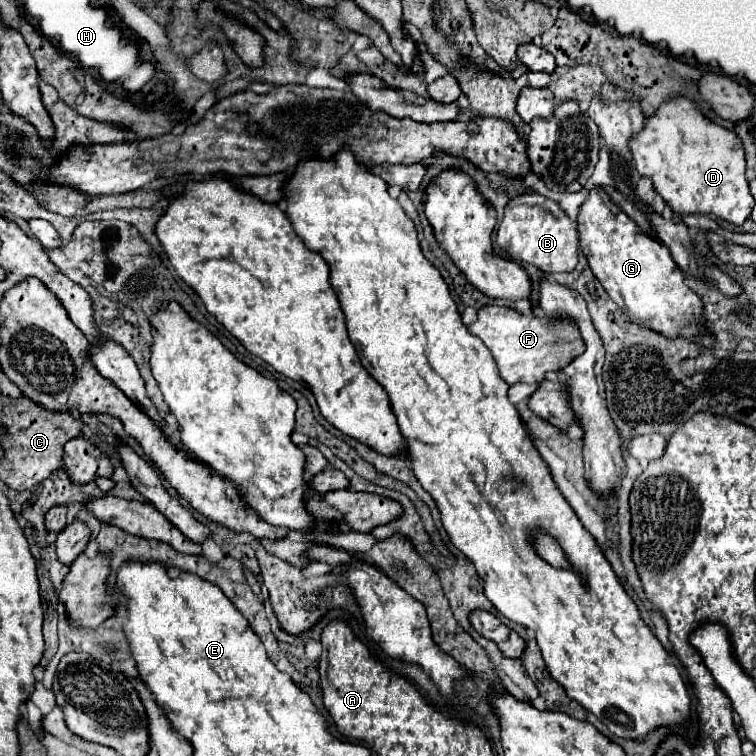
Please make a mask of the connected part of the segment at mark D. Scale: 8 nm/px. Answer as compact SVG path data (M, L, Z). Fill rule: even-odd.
M672 96L644 122L644 128L630 140L632 162L640 176L650 176L656 192L676 214L712 214L742 224L754 198L748 190L746 160L740 138L712 120L686 96Z

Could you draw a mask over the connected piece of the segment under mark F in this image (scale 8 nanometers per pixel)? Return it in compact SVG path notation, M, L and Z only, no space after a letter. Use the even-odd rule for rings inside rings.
M488 304L478 312L478 322L468 326L468 330L478 336L486 348L492 352L500 378L506 384L514 382L536 382L540 384L546 378L546 372L562 370L572 362L572 358L584 352L584 342L578 326L572 318L556 316L554 320L538 318L536 314L522 314L510 306Z

